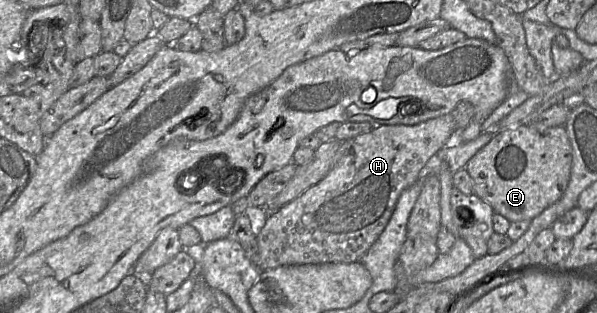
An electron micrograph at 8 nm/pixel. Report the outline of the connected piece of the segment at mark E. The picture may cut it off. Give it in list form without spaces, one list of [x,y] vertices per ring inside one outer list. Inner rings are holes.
[[[521,125],[496,133],[465,168],[472,179],[474,194],[486,201],[495,213],[510,222],[519,222],[531,221],[562,198],[570,180],[572,163],[573,150],[564,126],[538,130],[531,125]]]

